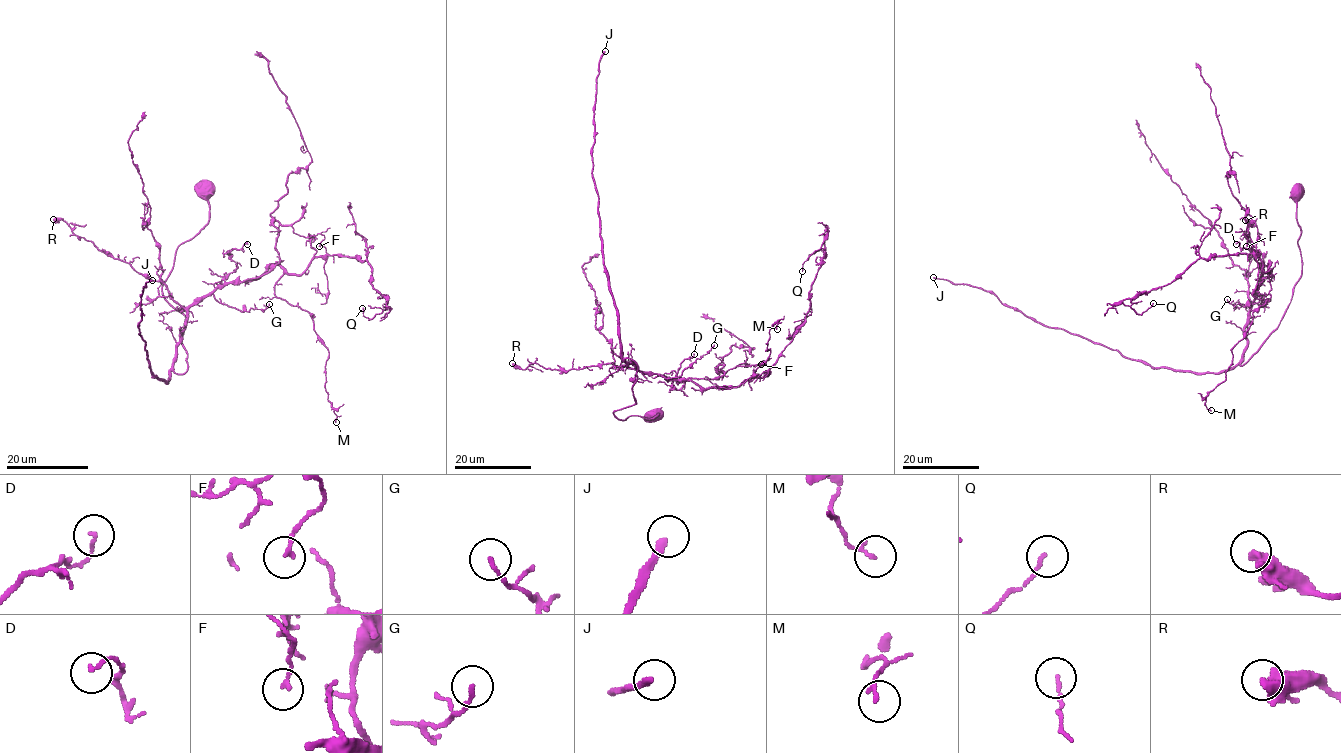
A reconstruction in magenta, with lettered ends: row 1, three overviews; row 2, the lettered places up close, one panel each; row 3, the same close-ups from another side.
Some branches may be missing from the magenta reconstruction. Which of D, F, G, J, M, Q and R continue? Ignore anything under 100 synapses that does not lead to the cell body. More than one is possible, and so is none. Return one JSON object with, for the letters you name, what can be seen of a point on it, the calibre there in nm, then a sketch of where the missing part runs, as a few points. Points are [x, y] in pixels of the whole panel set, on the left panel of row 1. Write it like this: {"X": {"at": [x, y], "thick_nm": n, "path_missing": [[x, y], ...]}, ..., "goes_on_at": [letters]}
{"J": {"at": [152, 280], "thick_nm": 220, "path_missing": [[152, 280], [181, 243], [230, 217], [245, 191], [246, 160], [266, 160], [323, 200], [289, 248]]}, "goes_on_at": ["J"]}

